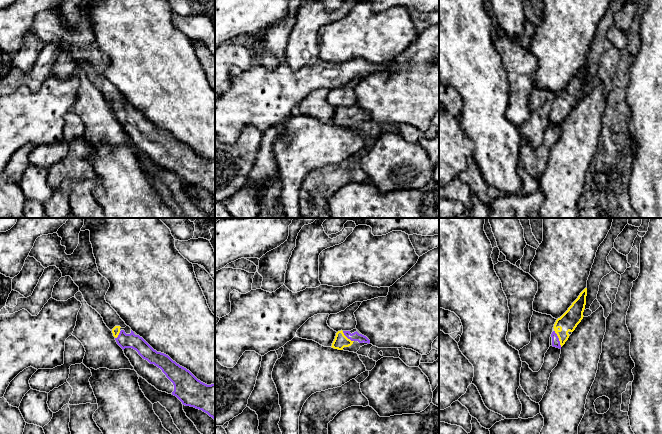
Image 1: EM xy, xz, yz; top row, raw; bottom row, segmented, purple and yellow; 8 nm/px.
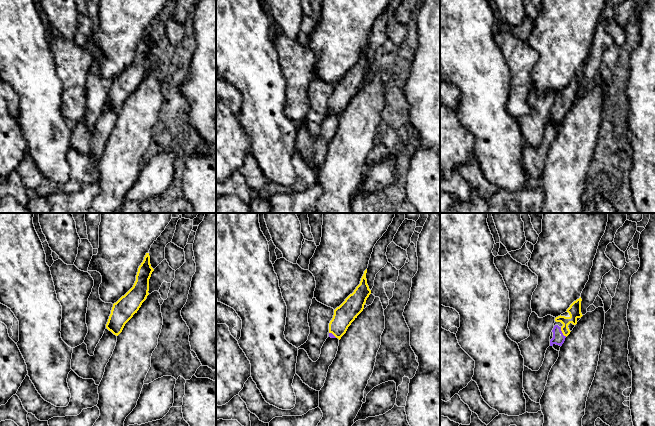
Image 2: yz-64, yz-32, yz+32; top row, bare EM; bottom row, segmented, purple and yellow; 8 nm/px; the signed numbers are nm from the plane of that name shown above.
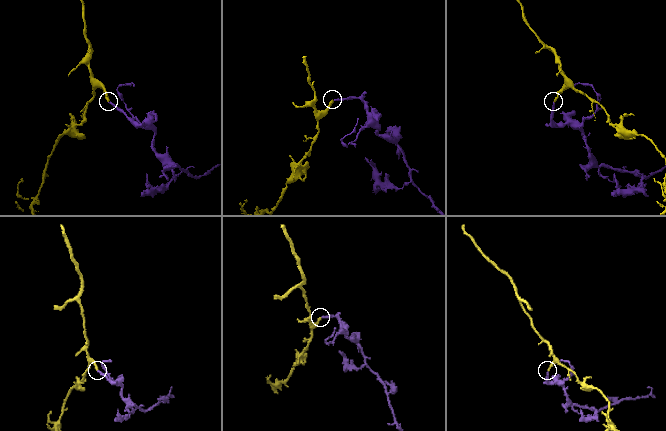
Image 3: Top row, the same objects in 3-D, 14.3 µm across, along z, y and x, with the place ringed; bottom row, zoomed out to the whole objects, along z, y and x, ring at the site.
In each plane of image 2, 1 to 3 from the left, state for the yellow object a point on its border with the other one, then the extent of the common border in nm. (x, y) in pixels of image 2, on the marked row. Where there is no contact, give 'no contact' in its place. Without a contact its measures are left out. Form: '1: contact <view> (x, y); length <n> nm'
1: no contact
2: contact yz-32 (332, 334); length 80 nm
3: contact yz+32 (561, 332); length 90 nm

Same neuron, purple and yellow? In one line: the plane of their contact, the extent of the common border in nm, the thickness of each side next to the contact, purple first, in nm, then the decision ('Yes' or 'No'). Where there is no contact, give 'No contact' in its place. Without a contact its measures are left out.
Touches purple in yz. Shared border 150 nm. Thickness 60 nm (purple) against 150 nm. Yes

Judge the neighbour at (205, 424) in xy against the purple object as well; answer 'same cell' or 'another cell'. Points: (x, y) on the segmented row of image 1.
another cell

